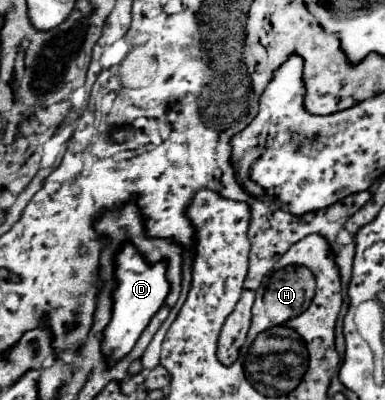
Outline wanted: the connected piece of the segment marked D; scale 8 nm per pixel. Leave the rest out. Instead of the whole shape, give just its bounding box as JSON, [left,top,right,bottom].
[101,243,169,363]

